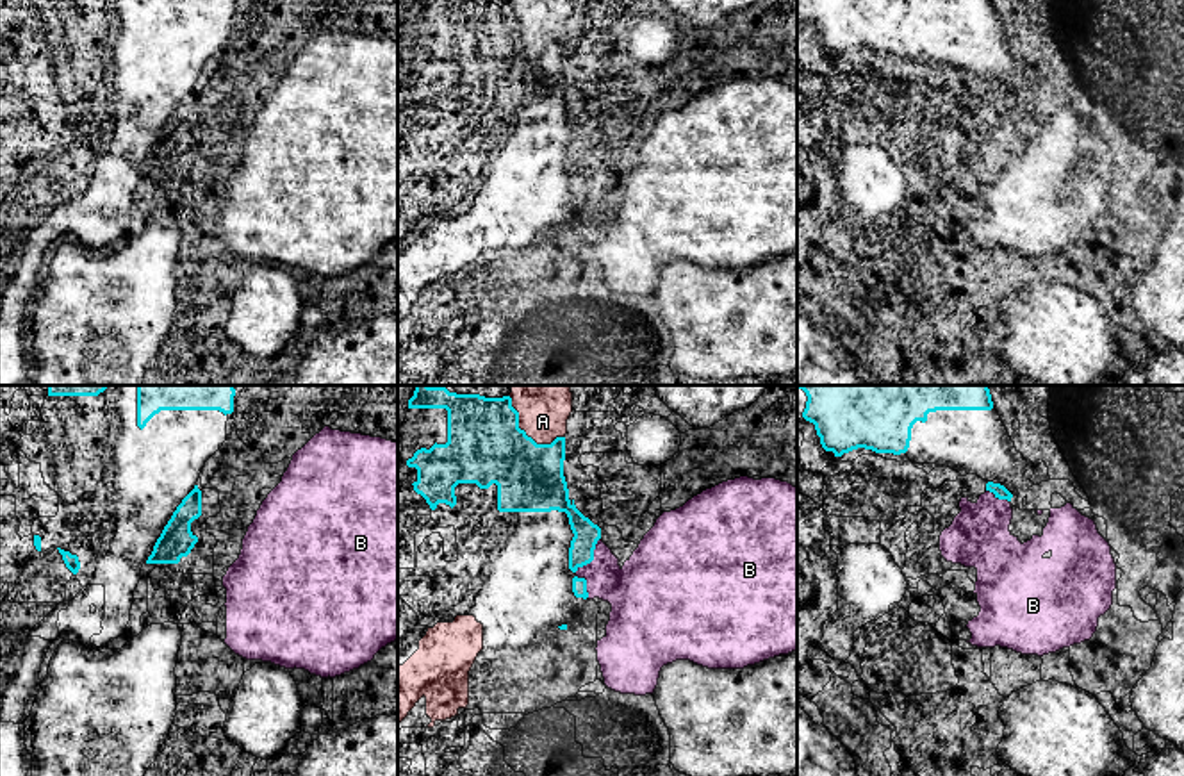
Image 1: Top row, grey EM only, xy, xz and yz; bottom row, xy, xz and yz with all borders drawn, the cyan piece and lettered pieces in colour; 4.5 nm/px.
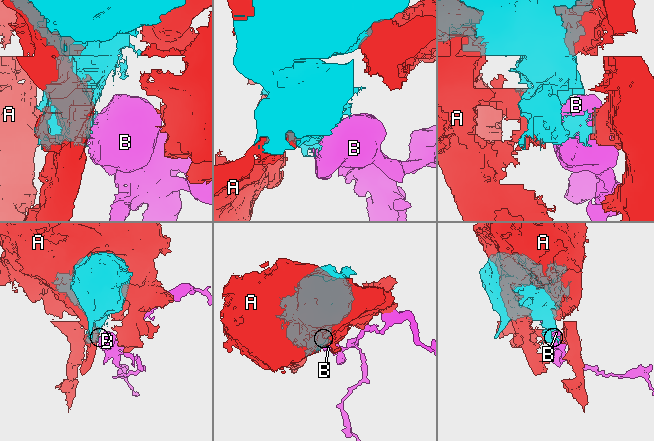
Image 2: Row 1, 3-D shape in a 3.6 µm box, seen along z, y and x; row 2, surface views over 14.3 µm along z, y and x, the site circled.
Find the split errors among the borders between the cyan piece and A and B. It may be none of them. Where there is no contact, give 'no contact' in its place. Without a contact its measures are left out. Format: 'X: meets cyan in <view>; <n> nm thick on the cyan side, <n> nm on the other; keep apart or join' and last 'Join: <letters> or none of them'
A: meets cyan in xz; 340 nm thick on the cyan side, 190 nm on the other; keep apart
B: meets cyan in xz; 120 nm thick on the cyan side, 260 nm on the other; keep apart
Join: none of them

